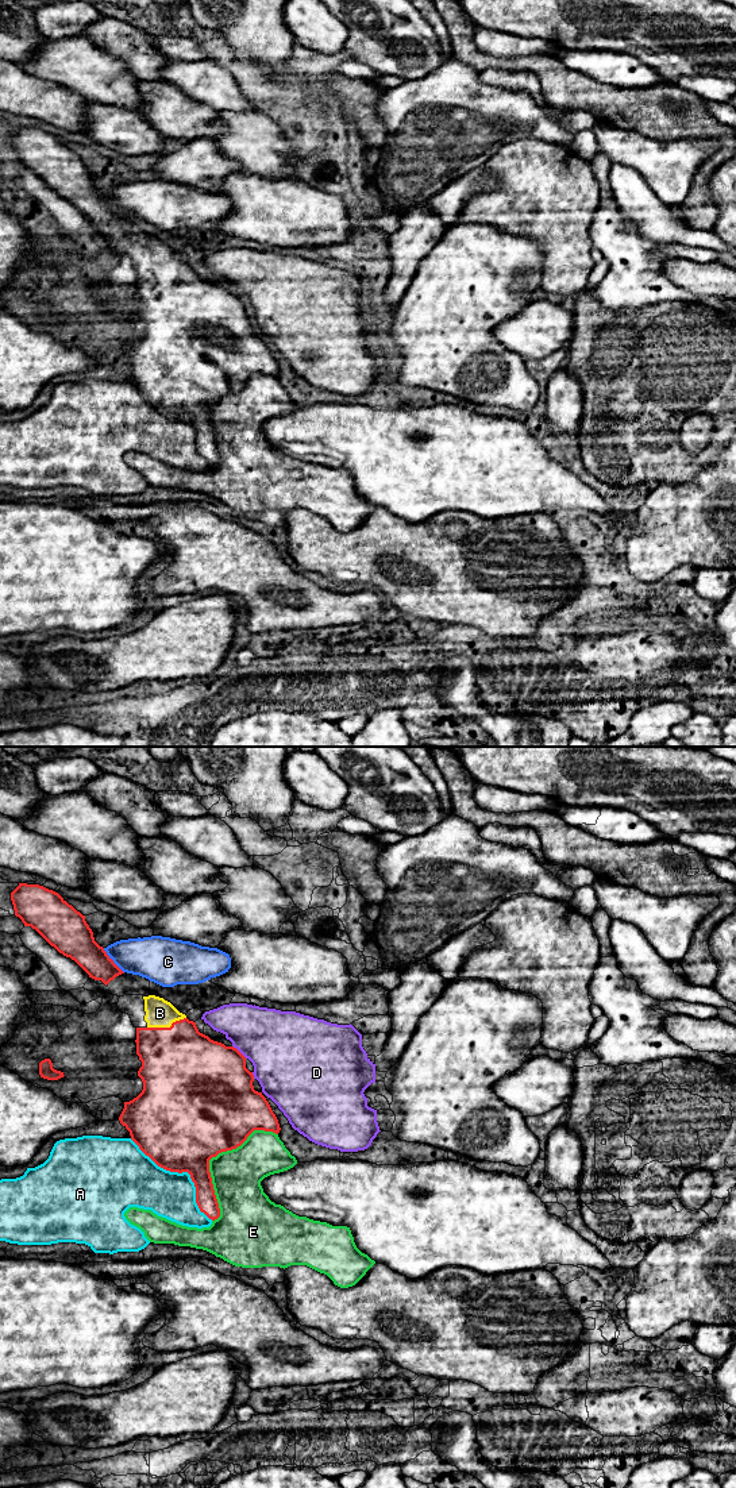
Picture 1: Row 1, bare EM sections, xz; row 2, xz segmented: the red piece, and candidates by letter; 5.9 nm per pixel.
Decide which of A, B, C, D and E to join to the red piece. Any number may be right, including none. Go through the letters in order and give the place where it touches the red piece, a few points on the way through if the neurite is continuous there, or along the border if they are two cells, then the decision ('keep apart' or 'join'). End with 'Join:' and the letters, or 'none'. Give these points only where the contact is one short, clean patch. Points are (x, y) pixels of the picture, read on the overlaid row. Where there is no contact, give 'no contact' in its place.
A: xz (184, 1171) | keep apart
B: xz (166, 1028) | join
C: xz (112, 960) | keep apart
D: xz (238, 1051) | keep apart
E: xz (212, 1156) | keep apart
Join: B

